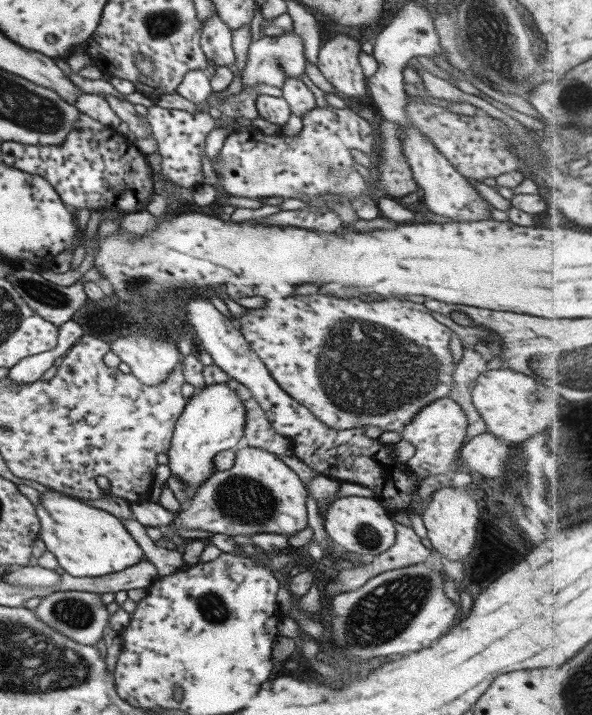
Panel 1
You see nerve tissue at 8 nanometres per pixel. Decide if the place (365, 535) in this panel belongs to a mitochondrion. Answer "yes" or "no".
yes

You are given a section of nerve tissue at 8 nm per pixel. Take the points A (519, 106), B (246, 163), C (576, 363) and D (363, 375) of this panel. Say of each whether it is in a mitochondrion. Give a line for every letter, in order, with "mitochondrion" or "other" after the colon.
A: other
B: other
C: mitochondrion
D: mitochondrion

